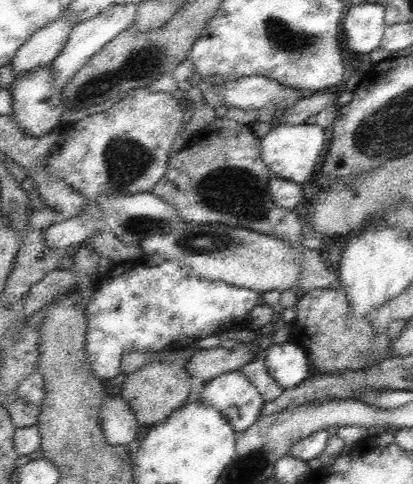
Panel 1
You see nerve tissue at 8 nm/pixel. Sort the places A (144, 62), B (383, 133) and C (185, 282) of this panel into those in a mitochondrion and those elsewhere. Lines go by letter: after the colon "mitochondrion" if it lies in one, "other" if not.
A: mitochondrion
B: mitochondrion
C: other

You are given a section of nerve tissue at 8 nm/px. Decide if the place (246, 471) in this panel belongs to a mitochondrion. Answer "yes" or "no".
yes

